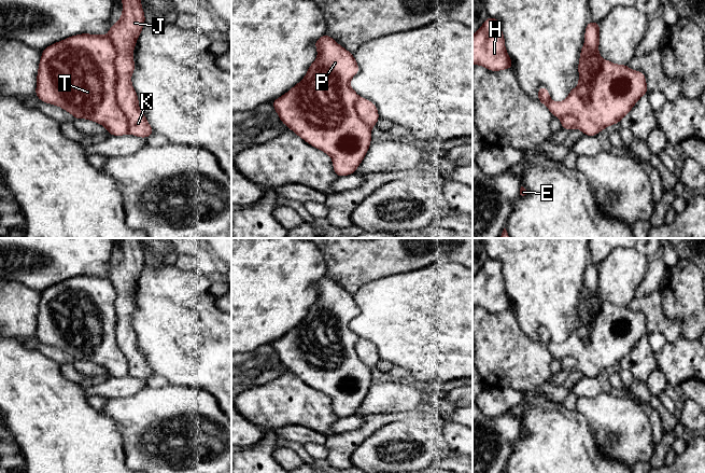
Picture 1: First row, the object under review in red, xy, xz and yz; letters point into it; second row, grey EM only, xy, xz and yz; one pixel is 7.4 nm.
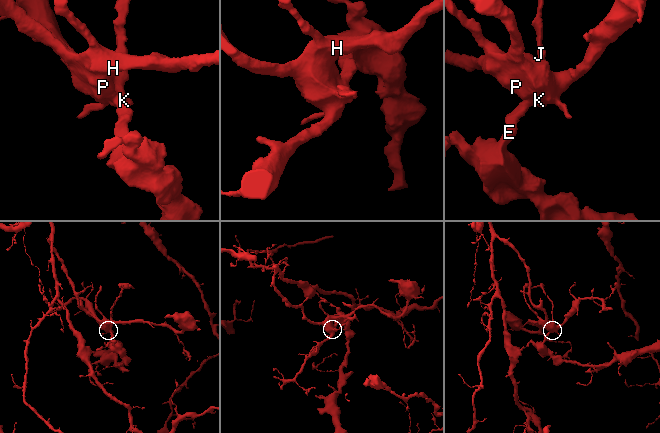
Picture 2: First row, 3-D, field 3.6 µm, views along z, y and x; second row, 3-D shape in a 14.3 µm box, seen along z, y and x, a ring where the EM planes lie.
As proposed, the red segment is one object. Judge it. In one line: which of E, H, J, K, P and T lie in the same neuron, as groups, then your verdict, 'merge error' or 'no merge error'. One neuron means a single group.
E J K / H P T; merge error

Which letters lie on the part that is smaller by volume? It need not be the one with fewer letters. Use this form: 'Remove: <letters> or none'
Remove: E, J, K

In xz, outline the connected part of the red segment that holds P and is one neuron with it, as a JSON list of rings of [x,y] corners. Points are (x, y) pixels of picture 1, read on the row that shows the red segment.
[[[326,33],[314,42],[314,46],[318,57],[305,78],[271,105],[282,124],[310,145],[328,154],[336,176],[343,177],[356,172],[371,143],[371,127],[359,119],[355,109],[361,97],[350,86],[359,67],[354,55]]]

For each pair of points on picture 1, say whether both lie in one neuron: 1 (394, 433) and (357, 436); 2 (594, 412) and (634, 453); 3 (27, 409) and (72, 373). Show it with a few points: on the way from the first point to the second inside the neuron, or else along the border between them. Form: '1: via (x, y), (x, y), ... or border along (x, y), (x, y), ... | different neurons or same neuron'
1: border along (392, 421), (375, 430), (352, 453) | different neurons
2: via (606, 416), (630, 441) | same neuron
3: border along (59, 365), (59, 372), (64, 376), (80, 384) | different neurons

